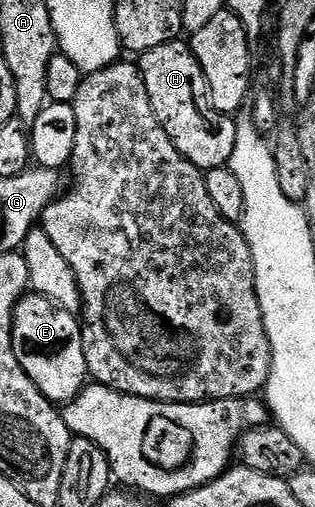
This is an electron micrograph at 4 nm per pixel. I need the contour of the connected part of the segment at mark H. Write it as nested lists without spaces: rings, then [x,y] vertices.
[[[183,40],[166,42],[161,48],[138,55],[137,65],[145,80],[145,92],[149,92],[153,112],[169,140],[173,140],[177,152],[204,172],[227,166],[233,156],[233,144],[237,144],[236,119],[213,108],[205,72],[201,72],[201,64],[197,64],[197,56],[193,56],[190,45]]]

